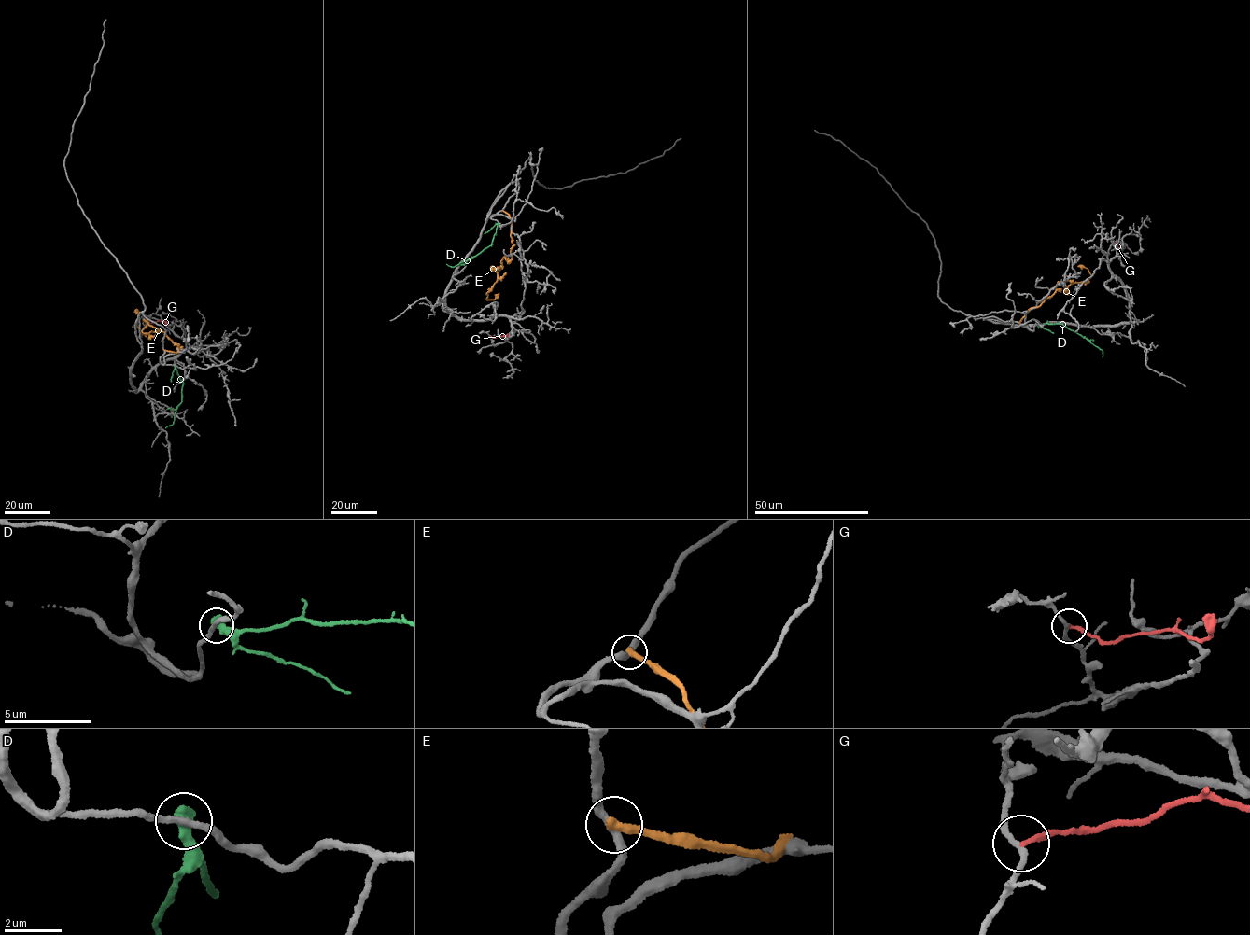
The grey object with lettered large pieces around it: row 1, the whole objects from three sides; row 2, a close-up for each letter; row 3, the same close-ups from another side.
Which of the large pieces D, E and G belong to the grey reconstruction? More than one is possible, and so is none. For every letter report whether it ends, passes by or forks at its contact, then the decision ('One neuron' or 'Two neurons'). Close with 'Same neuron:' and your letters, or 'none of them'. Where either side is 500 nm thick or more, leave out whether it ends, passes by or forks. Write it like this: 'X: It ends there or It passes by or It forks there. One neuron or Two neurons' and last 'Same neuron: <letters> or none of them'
D: Two neurons
E: It ends there. Two neurons
G: It ends there. Two neurons
Same neuron: none of them

